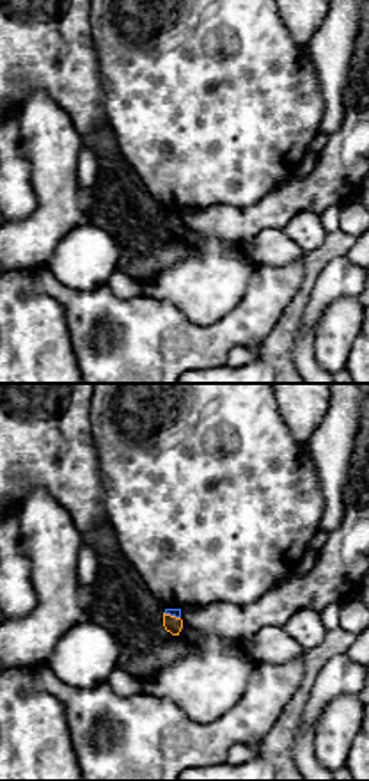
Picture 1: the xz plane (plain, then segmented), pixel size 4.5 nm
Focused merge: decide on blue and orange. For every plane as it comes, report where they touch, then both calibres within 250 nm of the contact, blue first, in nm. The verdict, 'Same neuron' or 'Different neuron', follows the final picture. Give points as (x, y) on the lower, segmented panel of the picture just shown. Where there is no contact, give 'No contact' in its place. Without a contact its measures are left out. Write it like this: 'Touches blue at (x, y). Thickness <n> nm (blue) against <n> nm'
Touches blue at (172, 615). Thickness 40 nm (blue) against 70 nm

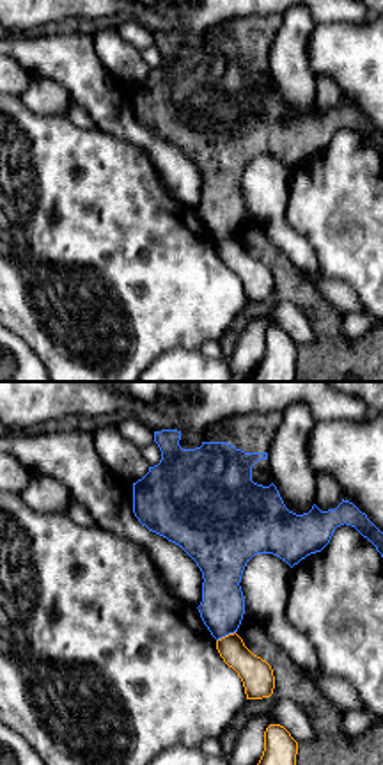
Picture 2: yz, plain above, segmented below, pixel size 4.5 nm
Touches blue at (226, 634). Thickness 200 nm (blue) against 150 nm

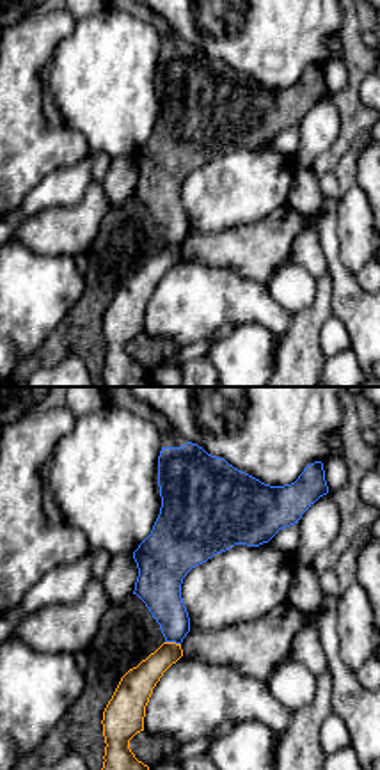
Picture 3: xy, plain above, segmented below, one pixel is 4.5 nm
Touches blue at (173, 641). Thickness 190 nm (blue) against 150 nm

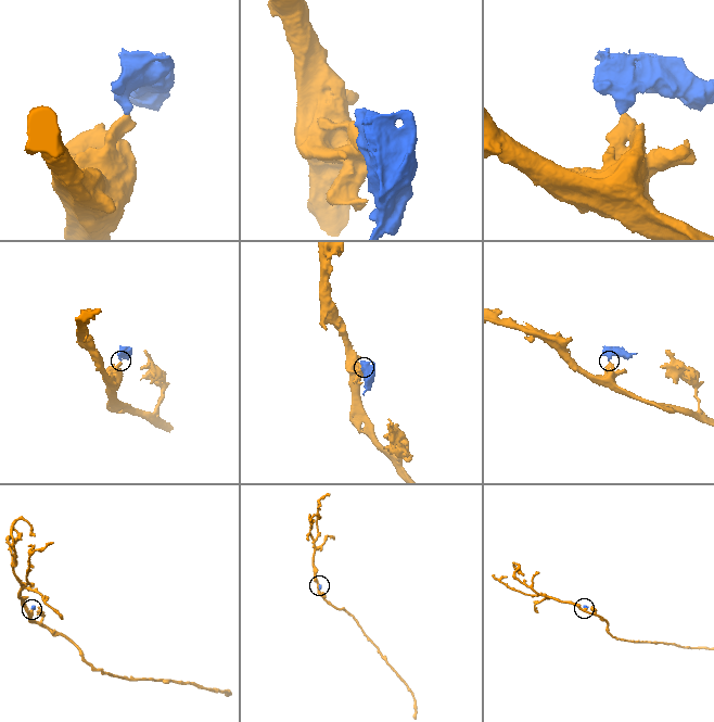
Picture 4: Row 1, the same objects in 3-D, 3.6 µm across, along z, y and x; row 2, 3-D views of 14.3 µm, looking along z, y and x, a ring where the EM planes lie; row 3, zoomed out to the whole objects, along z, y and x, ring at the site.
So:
Different neuron

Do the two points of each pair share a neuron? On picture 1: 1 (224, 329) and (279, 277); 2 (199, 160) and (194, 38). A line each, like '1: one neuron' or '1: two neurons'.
1: one neuron
2: one neuron

